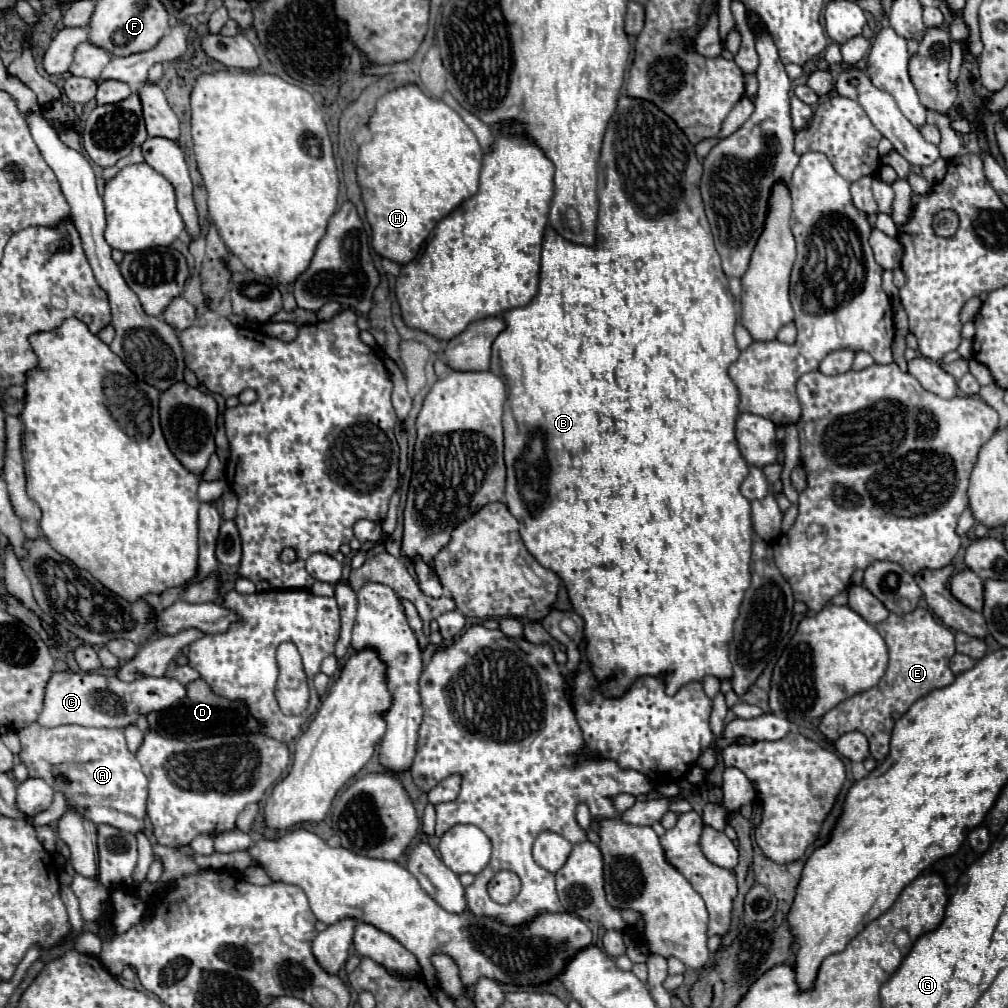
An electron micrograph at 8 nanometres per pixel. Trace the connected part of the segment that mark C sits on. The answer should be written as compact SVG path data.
M52 673L46 695L44 707L38 717L38 723L44 727L58 727L58 725L84 725L84 727L126 727L136 723L142 713L166 709L172 703L180 701L186 695L184 685L174 679L166 677L140 677L132 683L120 681L116 675L100 675L100 673Z

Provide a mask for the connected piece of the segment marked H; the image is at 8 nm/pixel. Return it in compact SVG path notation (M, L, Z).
M402 85L376 101L368 129L372 139L360 145L356 179L372 227L372 247L400 265L412 261L438 219L478 191L482 147L444 101L428 97L418 85Z

